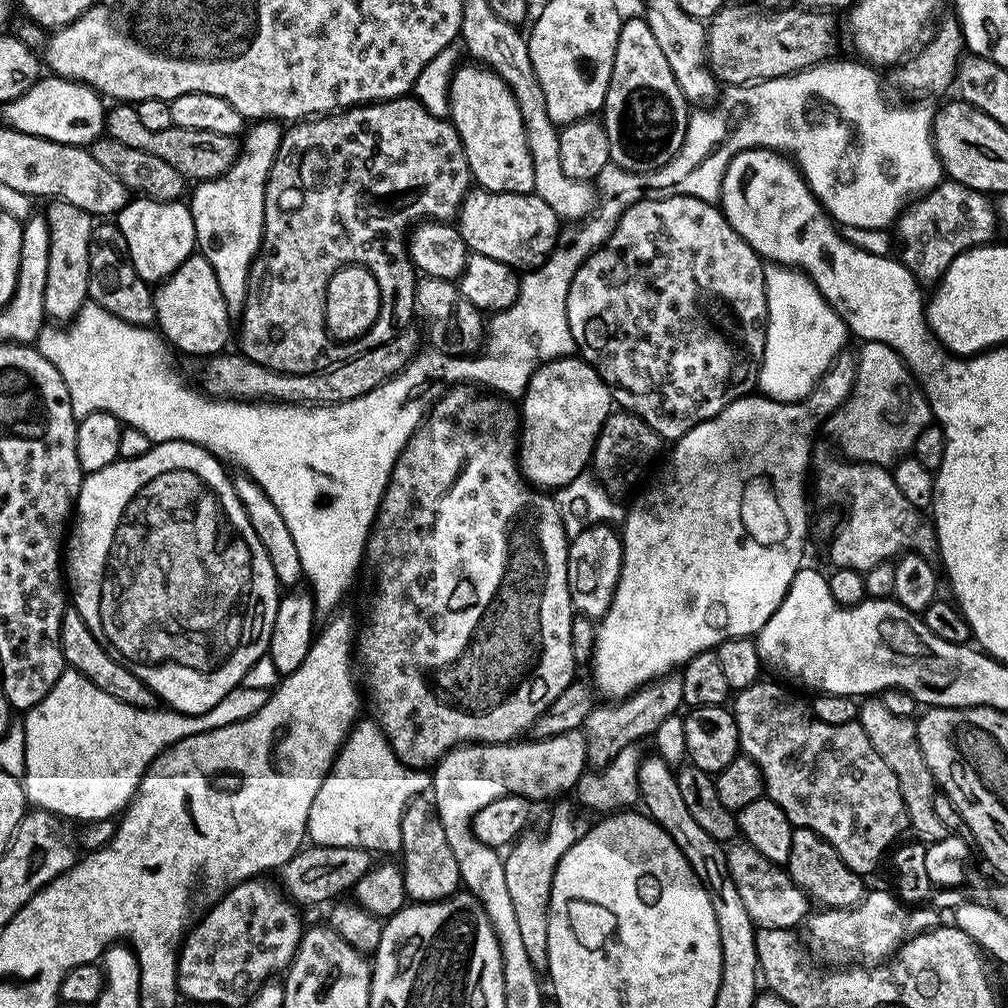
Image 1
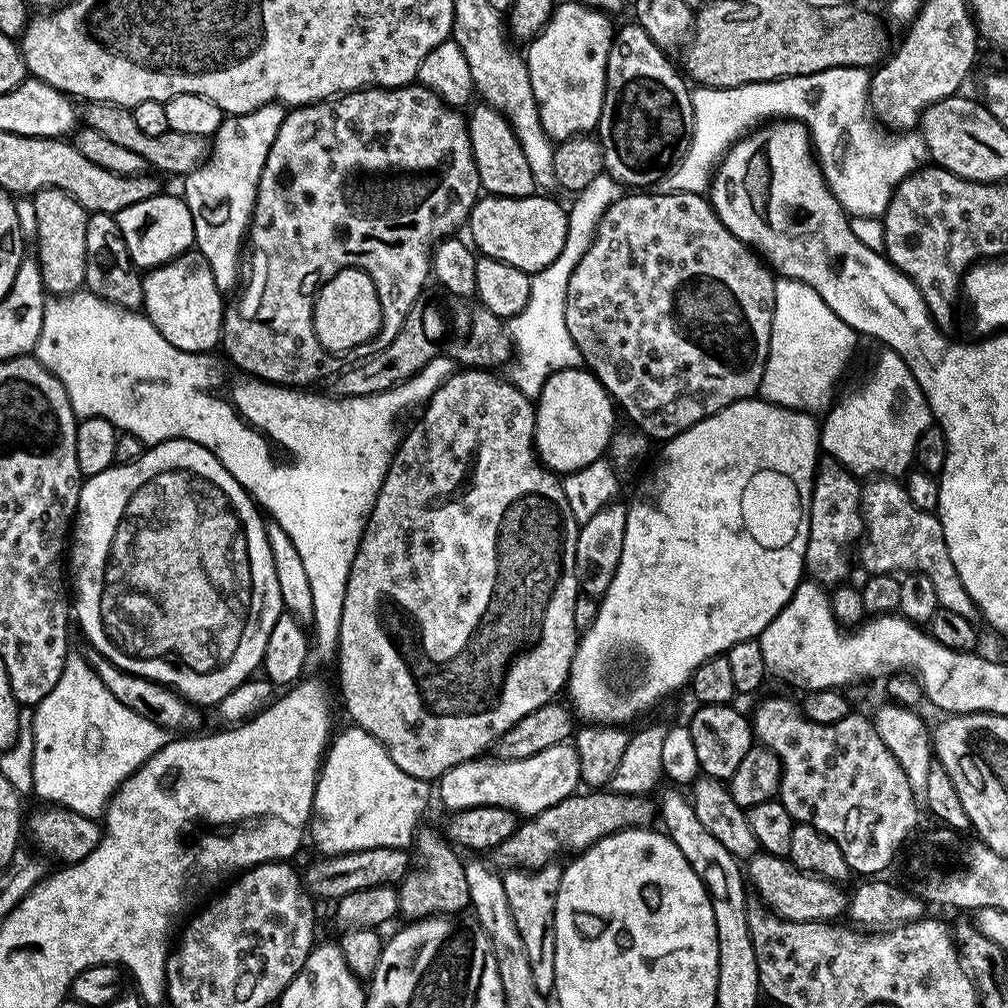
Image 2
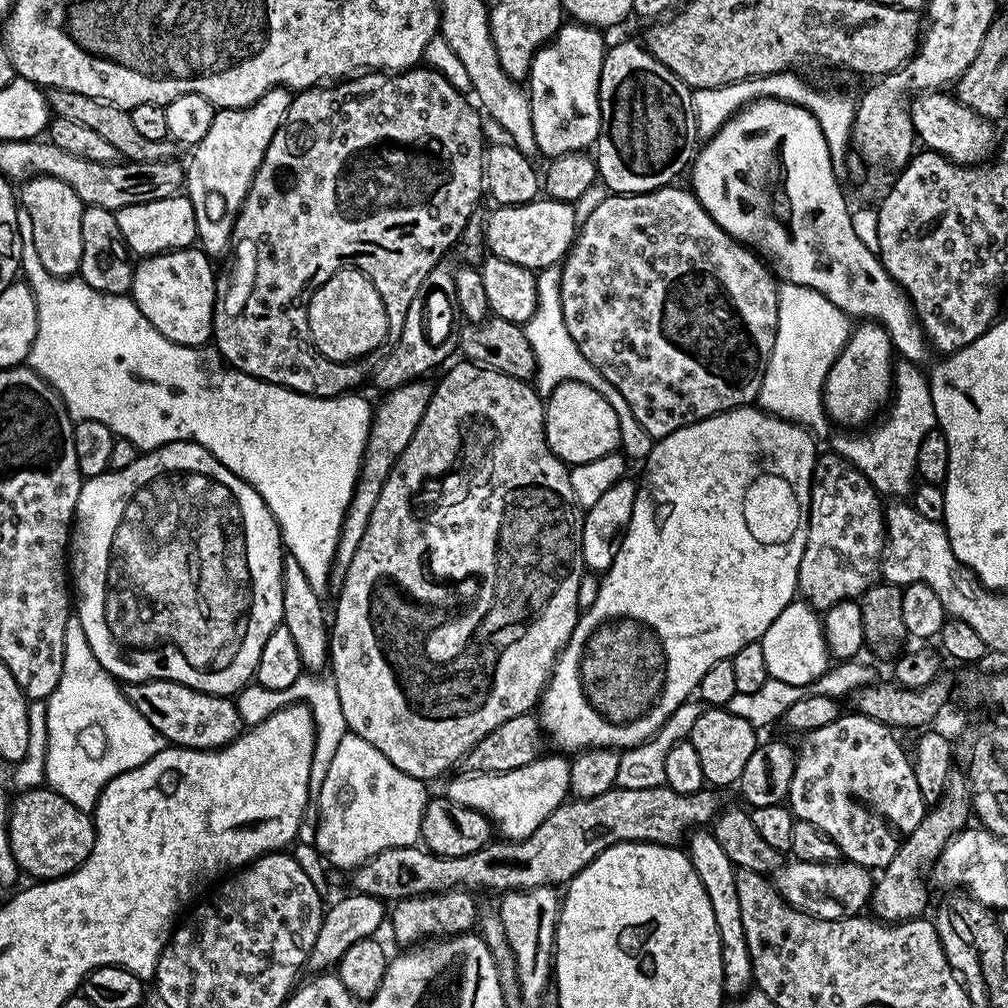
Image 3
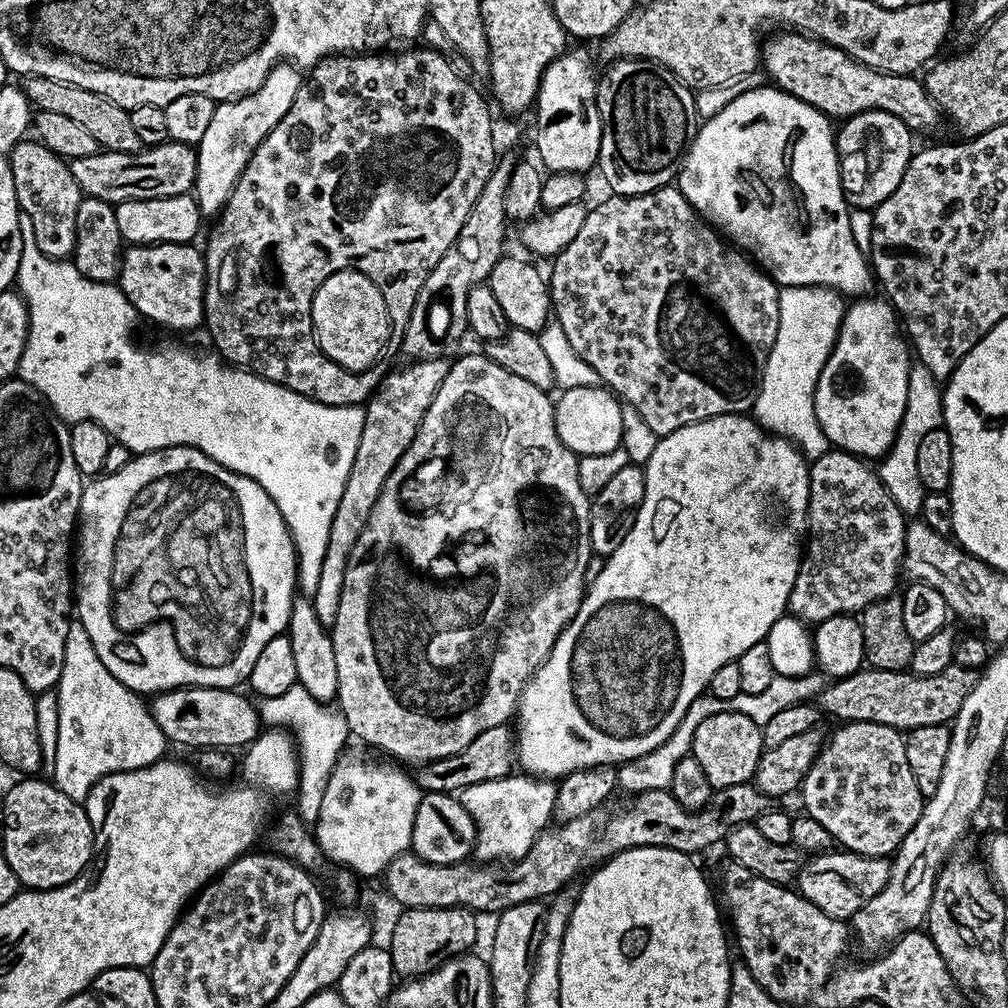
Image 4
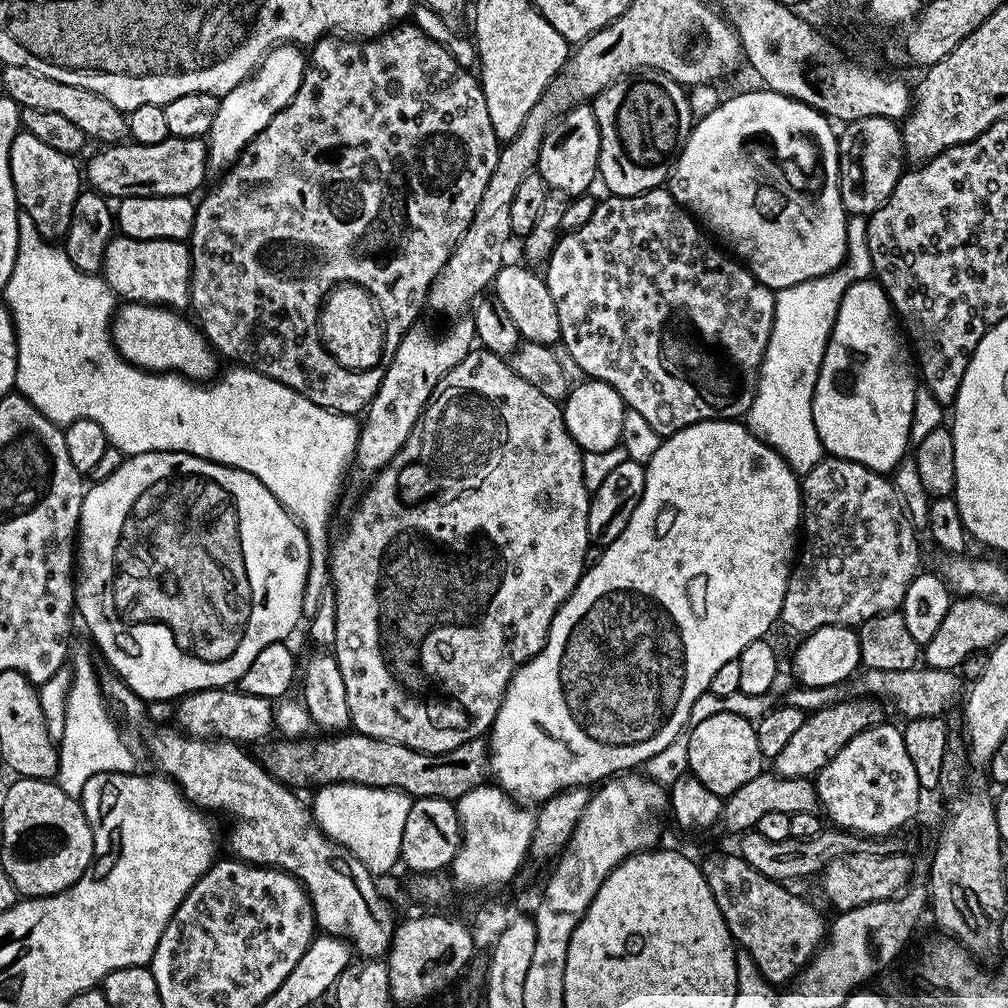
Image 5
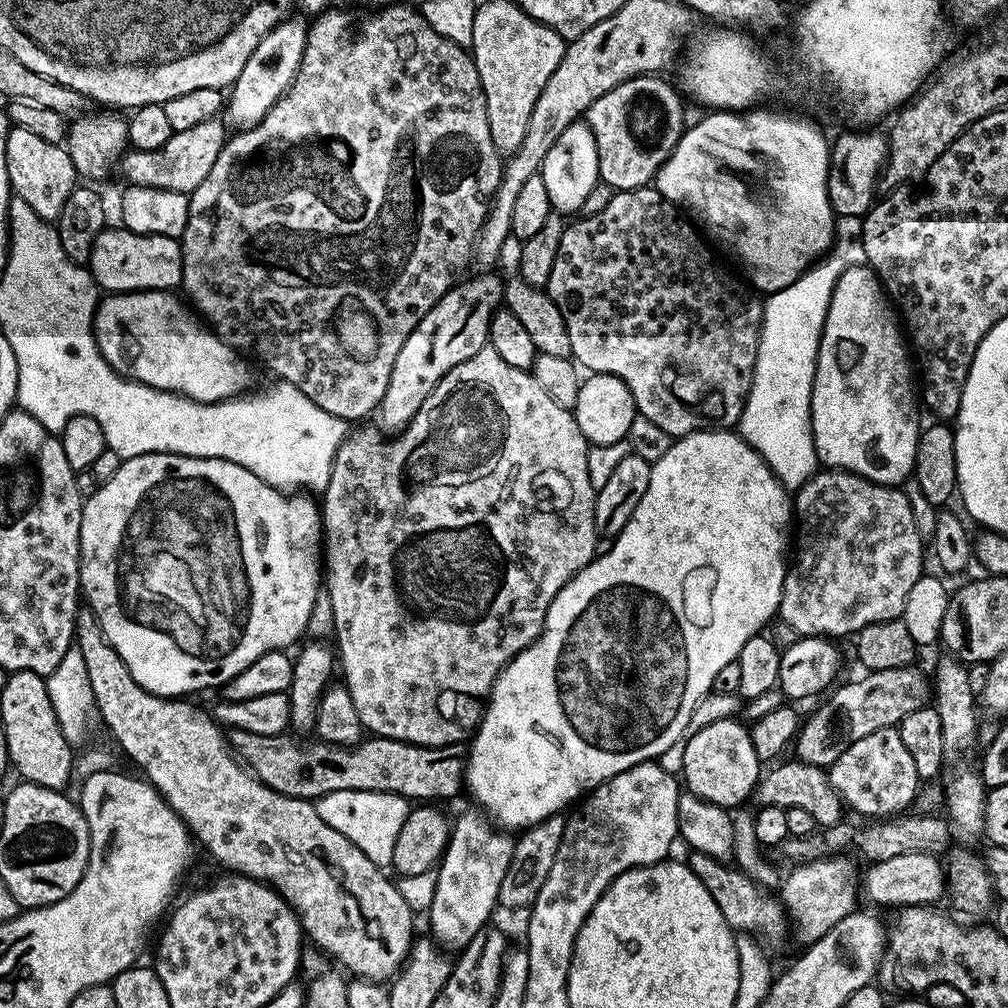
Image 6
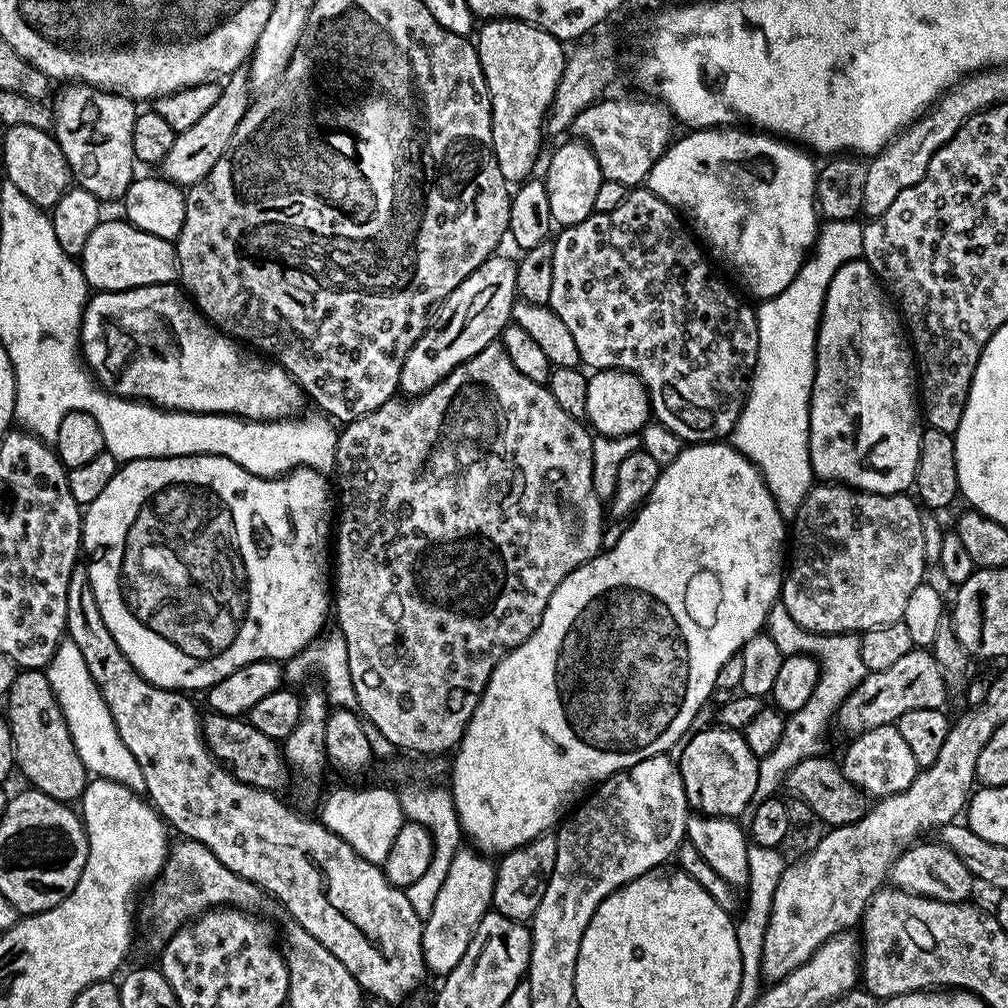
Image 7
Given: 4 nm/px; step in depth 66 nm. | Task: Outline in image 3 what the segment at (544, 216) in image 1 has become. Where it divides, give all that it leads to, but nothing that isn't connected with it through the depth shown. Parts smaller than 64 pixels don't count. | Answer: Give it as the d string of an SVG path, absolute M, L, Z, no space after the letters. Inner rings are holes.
M537 198L526 204L499 205L485 219L485 245L494 256L524 268L543 270L561 263L578 233L579 219L569 201Z

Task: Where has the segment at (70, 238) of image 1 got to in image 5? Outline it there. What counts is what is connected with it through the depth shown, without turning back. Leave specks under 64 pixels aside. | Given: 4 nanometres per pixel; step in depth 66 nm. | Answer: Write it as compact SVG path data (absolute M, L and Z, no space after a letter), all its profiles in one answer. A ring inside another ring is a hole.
M23 130L14 138L14 146L10 146L10 178L14 182L19 211L34 218L38 234L46 241L63 241L70 230L70 214L74 214L74 202L82 191L82 168L76 162L73 157L62 154L62 150L46 146L46 142Z

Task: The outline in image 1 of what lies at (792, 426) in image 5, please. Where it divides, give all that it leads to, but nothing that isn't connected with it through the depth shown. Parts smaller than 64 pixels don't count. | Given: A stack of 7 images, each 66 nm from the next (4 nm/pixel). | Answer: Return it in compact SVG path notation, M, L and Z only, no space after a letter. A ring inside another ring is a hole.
M772 264L765 267L764 281L768 314L758 388L770 400L799 404L807 401L836 357L845 351L850 333L844 319L824 301L824 295L803 272Z

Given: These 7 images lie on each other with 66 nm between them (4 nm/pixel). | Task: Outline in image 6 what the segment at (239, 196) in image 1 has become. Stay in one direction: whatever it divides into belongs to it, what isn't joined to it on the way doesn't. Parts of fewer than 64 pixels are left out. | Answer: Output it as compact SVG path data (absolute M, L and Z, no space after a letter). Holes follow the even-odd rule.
M285 18L280 25L272 28L266 34L266 38L262 38L262 42L258 42L254 54L250 54L250 58L246 58L246 66L242 66L242 74L238 74L235 84L231 85L230 95L226 100L226 116L228 112L229 117L227 116L227 119L229 121L232 119L234 123L240 124L236 126L257 124L268 113L270 106L274 106L274 102L278 102L278 98L283 96L294 82L294 78L298 74L298 66L302 62L302 54L306 50L309 25L307 23L303 24L300 20L292 19Z

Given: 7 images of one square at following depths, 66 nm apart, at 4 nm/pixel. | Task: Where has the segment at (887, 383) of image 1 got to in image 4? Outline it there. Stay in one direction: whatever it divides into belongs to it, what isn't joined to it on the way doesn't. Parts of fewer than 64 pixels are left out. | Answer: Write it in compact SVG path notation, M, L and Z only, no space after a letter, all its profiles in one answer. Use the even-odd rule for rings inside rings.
M913 363L908 383L906 414L902 414L902 422L890 450L878 464L882 486L886 486L890 498L894 498L894 502L903 510L905 517L919 517L926 495L922 478L918 478L918 445L922 442L922 438L926 438L926 434L930 434L930 430L941 427L943 422L944 397L941 381L936 380L934 374L930 374L930 370L926 370L924 364Z

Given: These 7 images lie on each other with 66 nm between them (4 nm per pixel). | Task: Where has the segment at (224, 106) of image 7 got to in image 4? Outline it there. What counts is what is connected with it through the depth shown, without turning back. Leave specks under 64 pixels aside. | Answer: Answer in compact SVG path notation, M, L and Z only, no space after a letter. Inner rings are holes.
M162 143L144 146L134 152L98 150L94 155L82 158L74 168L81 193L102 198L113 206L131 200L170 198L191 193L196 183L195 163L184 164L180 156L164 160L168 147L167 143Z

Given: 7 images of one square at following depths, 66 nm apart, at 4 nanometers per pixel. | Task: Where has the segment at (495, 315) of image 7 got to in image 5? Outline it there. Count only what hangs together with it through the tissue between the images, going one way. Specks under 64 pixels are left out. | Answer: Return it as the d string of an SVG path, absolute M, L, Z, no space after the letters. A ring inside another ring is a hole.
M465 314L453 319L449 324L452 325L441 340L435 340L428 332L407 332L400 339L398 350L391 353L389 360L392 361L388 360L383 365L382 382L362 416L360 437L356 443L354 457L354 468L362 475L368 476L367 478L375 477L377 472L391 462L394 454L402 450L406 438L410 438L440 379L473 351L477 338L476 326L471 315Z

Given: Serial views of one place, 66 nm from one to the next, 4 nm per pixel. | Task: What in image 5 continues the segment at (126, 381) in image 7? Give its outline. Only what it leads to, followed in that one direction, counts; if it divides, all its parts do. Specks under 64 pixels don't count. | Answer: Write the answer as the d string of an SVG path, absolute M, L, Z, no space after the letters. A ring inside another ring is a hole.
M124 302L112 318L112 345L135 368L144 368L148 372L175 372L197 382L211 381L217 375L218 353L203 331L189 320L167 306Z

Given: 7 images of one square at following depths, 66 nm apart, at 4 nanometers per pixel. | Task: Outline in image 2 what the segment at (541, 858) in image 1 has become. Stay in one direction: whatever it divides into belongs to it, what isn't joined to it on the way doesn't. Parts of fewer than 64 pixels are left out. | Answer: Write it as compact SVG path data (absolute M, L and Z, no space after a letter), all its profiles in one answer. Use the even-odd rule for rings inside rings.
M555 863L546 864L535 870L508 870L502 879L506 890L506 902L510 904L510 914L518 934L522 936L522 946L526 948L526 958L530 960L530 974L541 990L548 990L554 984L554 906L560 885L561 869Z

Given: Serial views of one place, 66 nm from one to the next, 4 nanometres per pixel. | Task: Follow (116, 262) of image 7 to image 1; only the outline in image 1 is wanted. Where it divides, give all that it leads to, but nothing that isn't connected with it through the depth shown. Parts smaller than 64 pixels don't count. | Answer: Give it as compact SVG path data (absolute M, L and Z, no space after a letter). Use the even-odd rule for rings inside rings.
M188 256L174 274L159 281L154 288L154 306L158 331L177 353L189 352L207 358L227 349L224 347L228 344L228 307L218 287L218 278L214 278L214 266L204 256Z

